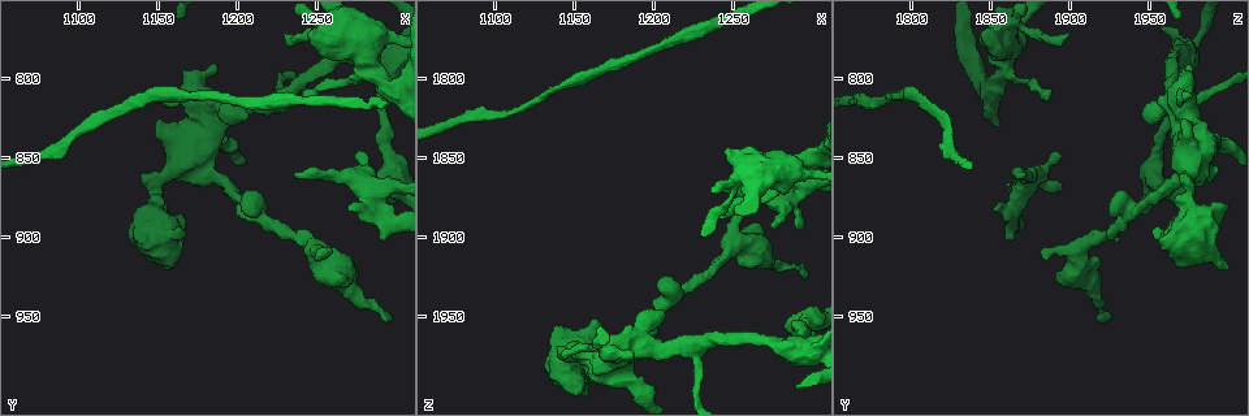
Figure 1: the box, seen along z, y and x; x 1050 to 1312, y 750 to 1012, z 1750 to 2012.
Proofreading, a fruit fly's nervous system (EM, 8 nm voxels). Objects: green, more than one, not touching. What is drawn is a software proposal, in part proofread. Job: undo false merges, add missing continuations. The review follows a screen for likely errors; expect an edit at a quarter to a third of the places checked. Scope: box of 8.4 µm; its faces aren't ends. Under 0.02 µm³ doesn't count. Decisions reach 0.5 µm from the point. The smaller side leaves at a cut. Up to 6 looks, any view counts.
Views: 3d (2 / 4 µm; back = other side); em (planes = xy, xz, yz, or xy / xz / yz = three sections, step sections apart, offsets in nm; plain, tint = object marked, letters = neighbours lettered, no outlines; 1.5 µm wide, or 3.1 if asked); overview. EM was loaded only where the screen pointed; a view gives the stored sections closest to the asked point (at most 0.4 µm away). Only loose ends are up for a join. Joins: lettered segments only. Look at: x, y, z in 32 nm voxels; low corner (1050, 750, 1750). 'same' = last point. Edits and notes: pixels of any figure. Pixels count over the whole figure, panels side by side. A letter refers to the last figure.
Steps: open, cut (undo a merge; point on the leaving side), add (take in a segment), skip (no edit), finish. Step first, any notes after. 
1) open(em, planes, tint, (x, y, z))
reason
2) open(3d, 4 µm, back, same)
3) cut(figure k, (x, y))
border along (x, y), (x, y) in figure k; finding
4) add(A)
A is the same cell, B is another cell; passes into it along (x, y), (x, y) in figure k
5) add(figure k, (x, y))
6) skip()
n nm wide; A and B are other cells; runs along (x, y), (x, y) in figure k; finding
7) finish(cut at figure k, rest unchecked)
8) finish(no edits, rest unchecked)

open(3d, 4 µm, back, (1296, 952, 1924))
branch stops here

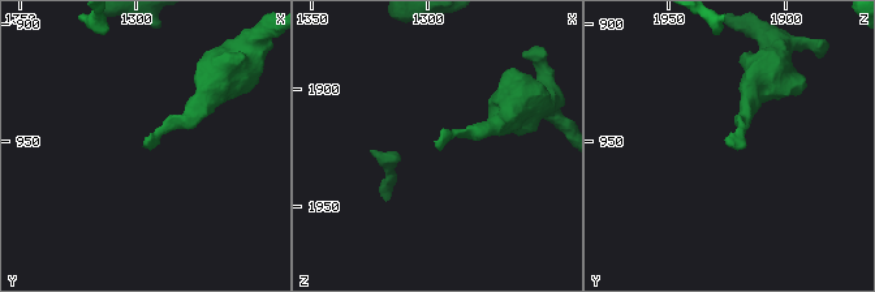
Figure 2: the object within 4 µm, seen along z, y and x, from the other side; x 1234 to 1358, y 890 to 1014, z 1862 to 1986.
open(em, planes, letters, (1297, 950, 1925))

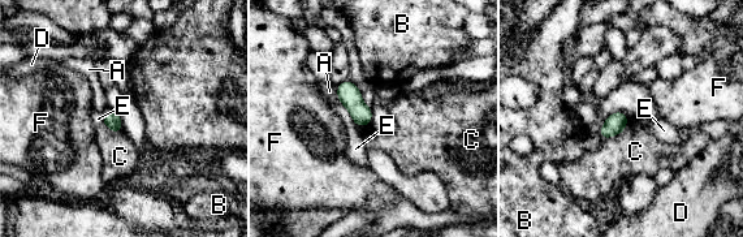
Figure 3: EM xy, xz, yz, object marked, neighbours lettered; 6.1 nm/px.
skip()
C touches over 200 nm; A, B, C, D, E and F are other cells; no lettered segment goes on from it

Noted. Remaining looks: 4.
open(em, planes, letters, (1270, 884, 1852))
free end

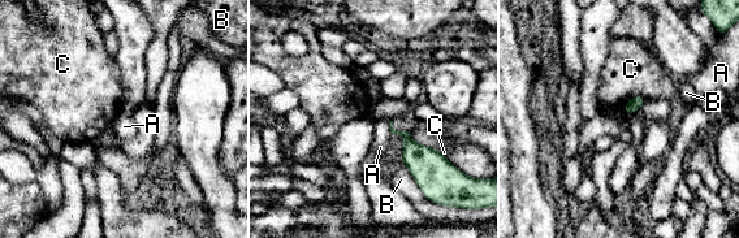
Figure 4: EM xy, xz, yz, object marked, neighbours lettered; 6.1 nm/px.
skip()
B touches over 220 nm; A, B and C are other cells; no lettered segment goes on from it

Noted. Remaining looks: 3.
open(em, planes, letters, (1242, 808, 1888))
thin end

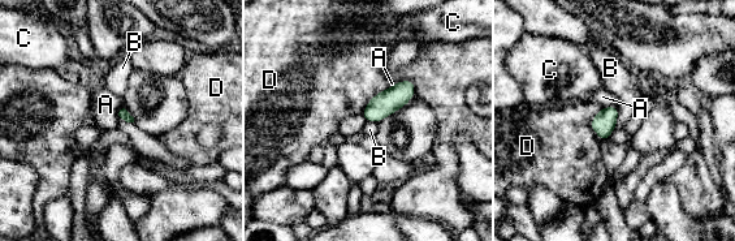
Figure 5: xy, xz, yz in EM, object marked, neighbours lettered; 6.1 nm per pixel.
skip()
D touches over 340 nm; A, B, C and D are other cells; border along (618, 107), (618, 117), (614, 125) in figure 5; none of them fits

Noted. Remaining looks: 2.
finish(no edits, rest unchecked)

